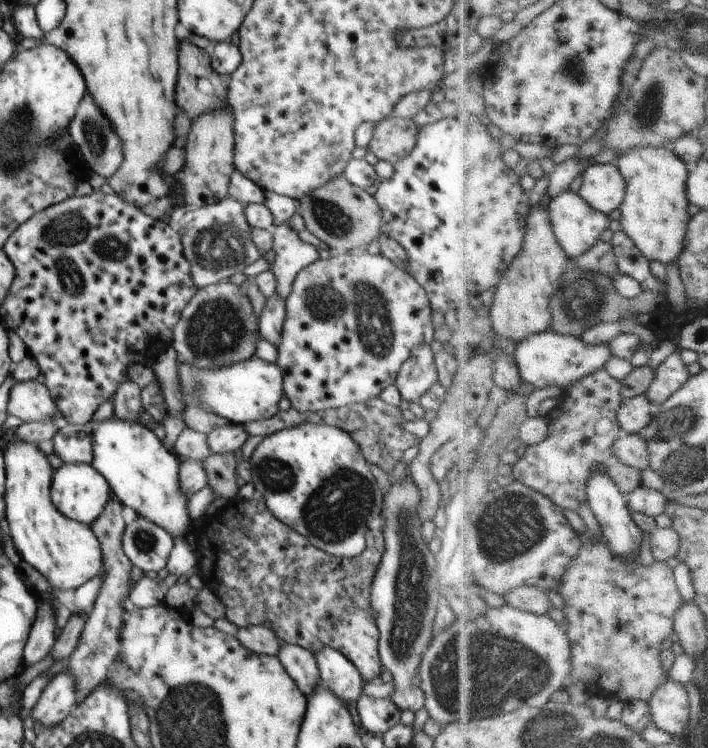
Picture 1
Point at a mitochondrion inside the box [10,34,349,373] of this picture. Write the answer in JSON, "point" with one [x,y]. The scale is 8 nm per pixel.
{"point":[216,331]}

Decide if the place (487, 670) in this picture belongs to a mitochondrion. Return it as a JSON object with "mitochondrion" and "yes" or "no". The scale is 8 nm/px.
{"mitochondrion":"yes"}

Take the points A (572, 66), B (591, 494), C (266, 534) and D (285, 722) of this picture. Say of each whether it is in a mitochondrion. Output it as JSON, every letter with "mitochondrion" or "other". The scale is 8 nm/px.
{"A":"mitochondrion","B":"other","C":"other","D":"other"}

